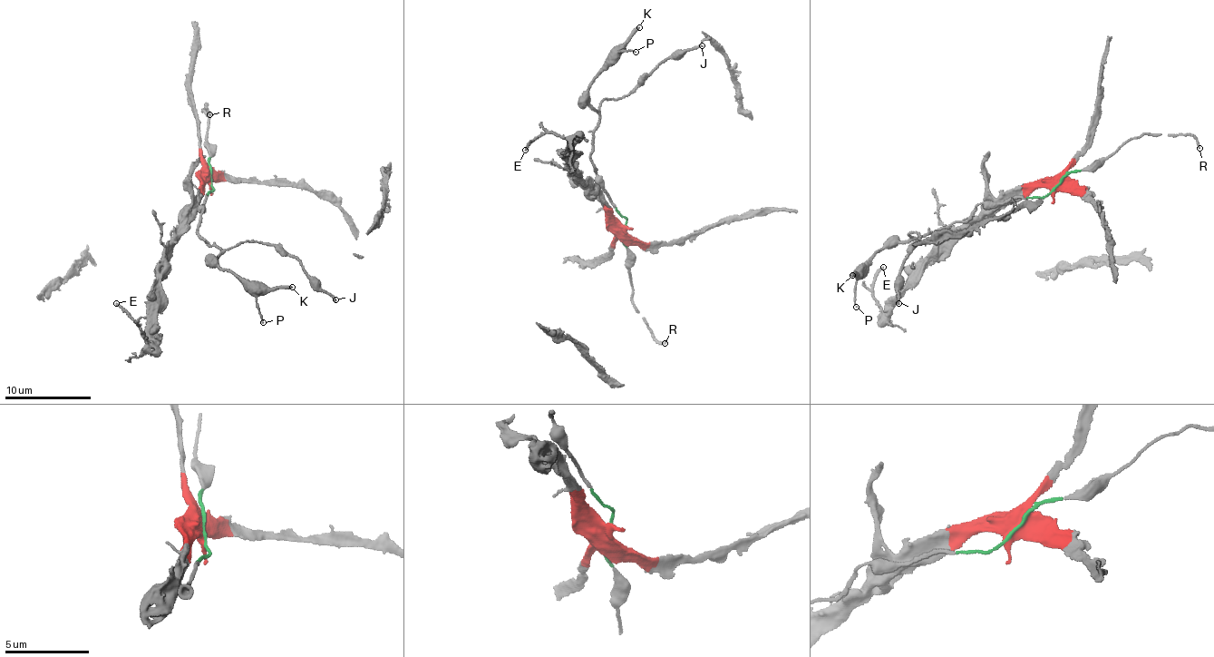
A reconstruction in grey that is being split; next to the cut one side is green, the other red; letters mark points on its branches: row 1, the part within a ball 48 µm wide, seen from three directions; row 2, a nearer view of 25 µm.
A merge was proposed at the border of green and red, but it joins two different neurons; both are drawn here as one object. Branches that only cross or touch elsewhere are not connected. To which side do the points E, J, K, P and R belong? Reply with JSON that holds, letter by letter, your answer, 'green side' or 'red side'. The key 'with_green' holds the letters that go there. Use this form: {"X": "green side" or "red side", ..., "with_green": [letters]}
{"E": "red side", "J": "green side", "K": "green side", "P": "green side", "R": "green side", "with_green": ["J", "K", "P", "R"]}

